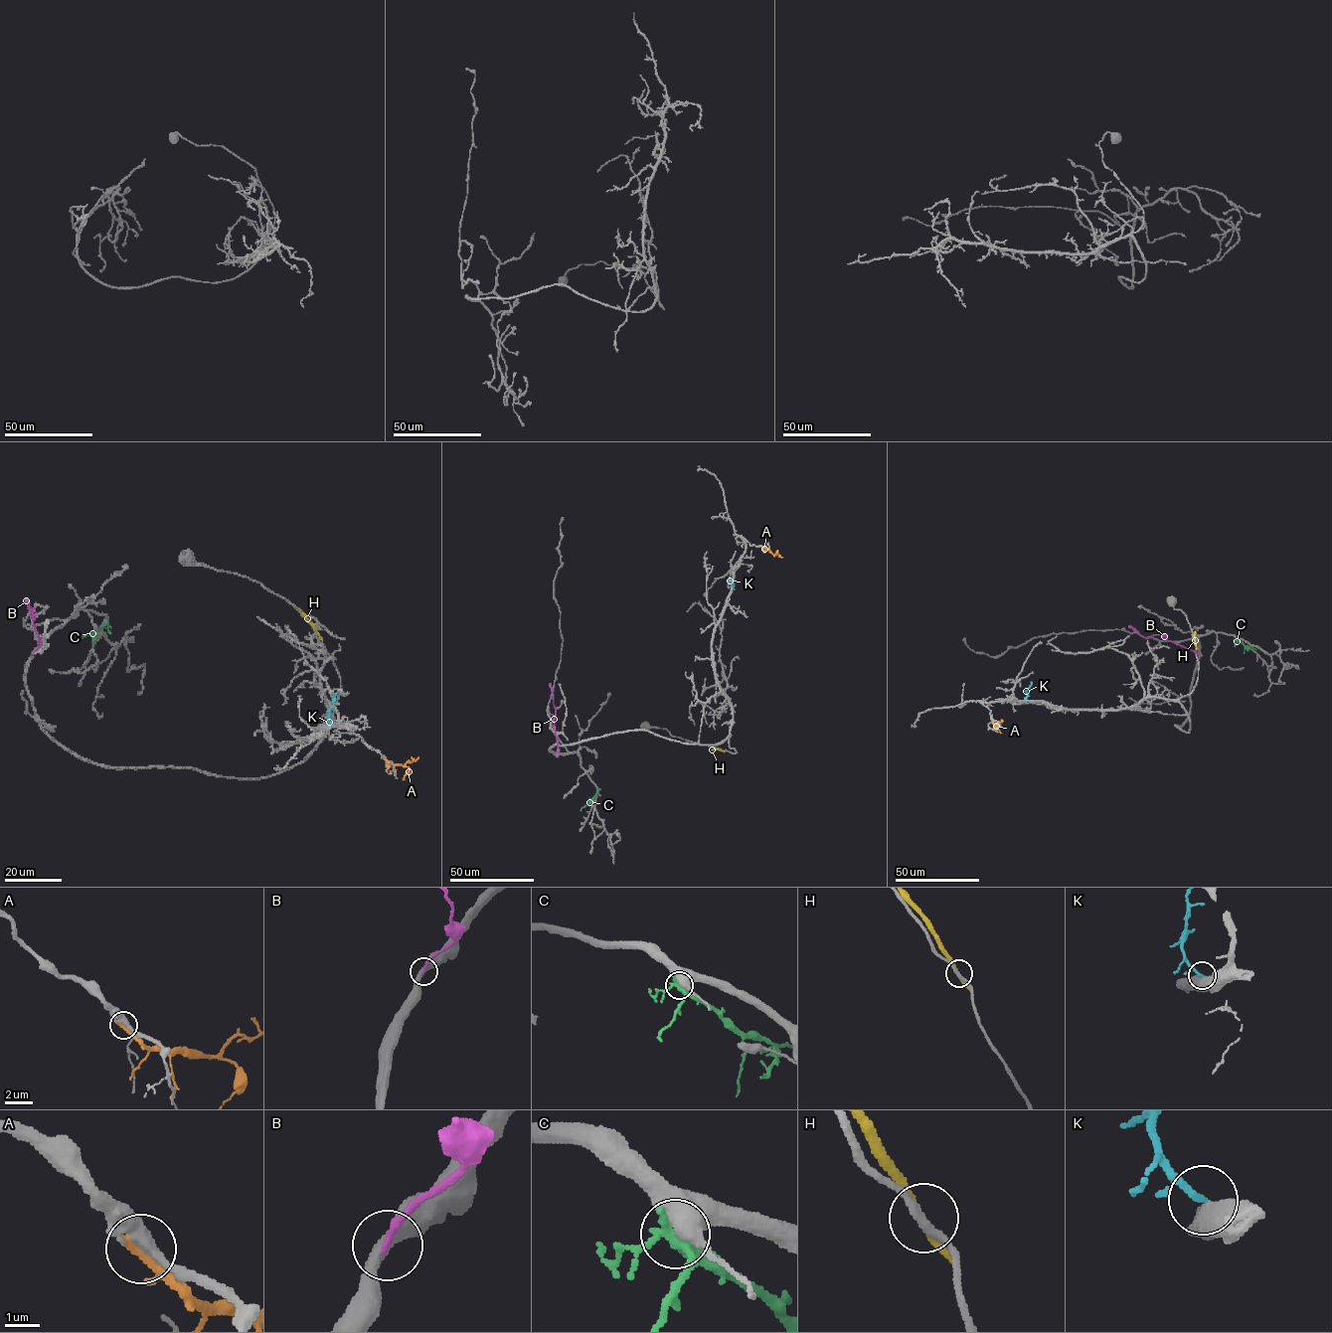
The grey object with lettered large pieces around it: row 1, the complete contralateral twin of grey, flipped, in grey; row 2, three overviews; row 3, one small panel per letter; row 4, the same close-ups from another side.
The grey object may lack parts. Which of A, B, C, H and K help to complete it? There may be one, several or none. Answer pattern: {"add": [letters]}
{"add": ["K"]}

